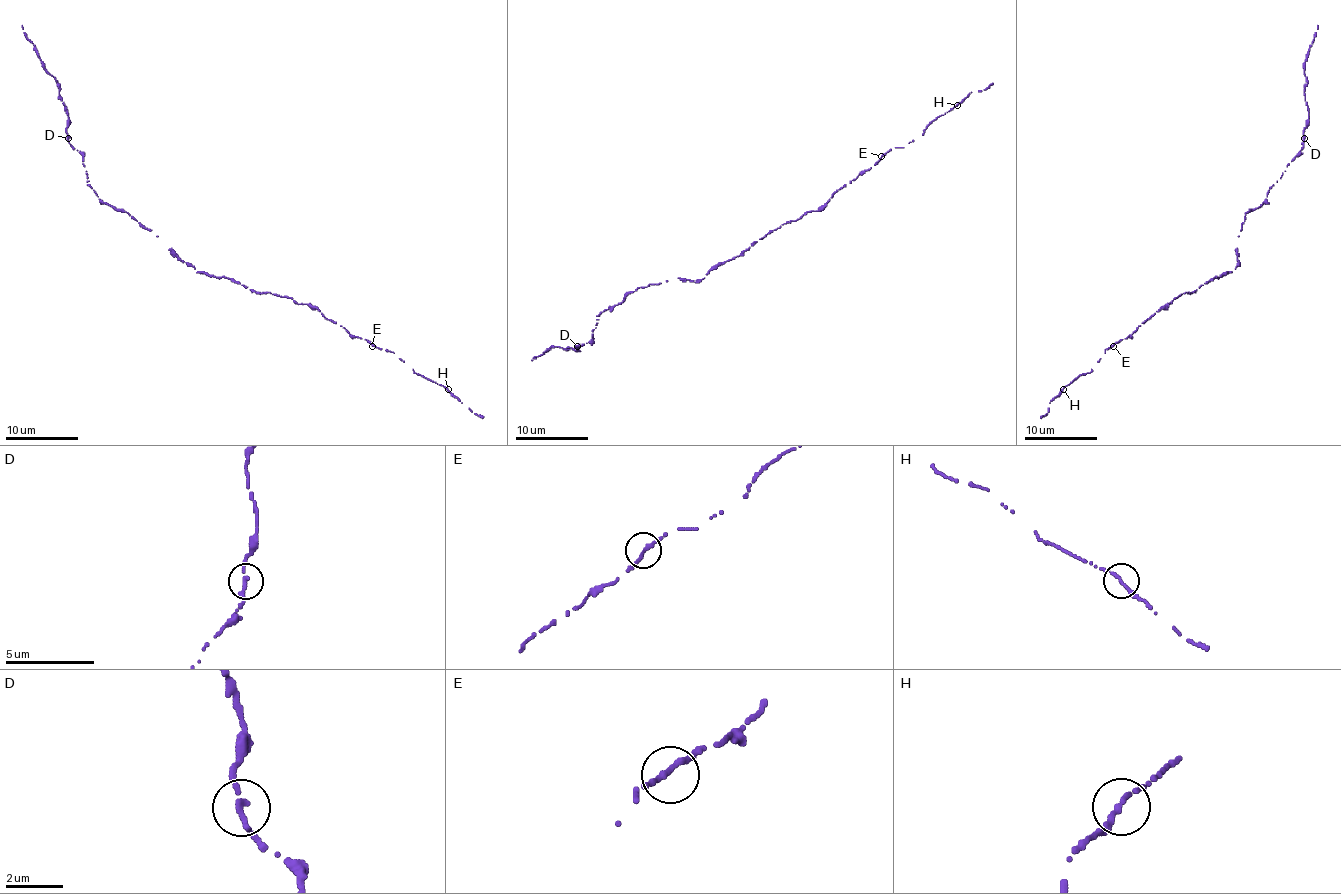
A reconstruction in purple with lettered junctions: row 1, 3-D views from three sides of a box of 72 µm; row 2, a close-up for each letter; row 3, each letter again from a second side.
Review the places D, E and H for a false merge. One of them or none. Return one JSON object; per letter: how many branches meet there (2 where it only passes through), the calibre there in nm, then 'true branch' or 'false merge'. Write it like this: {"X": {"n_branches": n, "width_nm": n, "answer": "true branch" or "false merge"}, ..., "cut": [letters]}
{"D": {"n_branches": 2, "width_nm": 200, "answer": "true branch"}, "E": {"n_branches": 2, "width_nm": 200, "answer": "true branch"}, "H": {"n_branches": 2, "width_nm": 190, "answer": "true branch"}, "cut": []}

